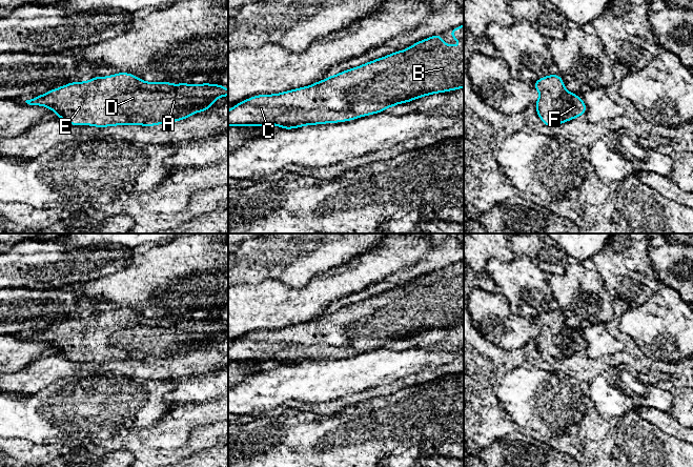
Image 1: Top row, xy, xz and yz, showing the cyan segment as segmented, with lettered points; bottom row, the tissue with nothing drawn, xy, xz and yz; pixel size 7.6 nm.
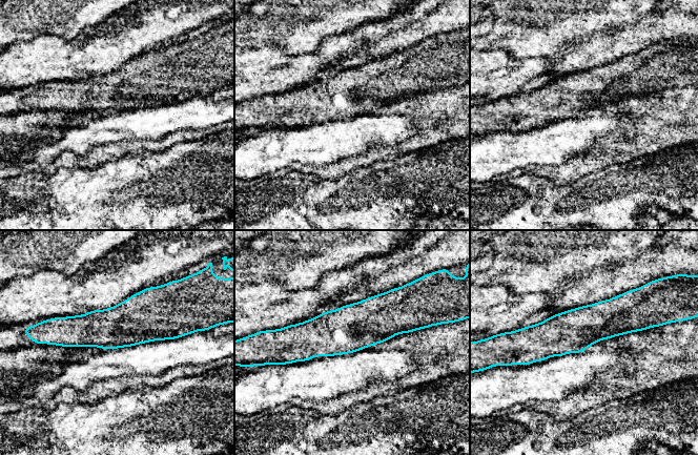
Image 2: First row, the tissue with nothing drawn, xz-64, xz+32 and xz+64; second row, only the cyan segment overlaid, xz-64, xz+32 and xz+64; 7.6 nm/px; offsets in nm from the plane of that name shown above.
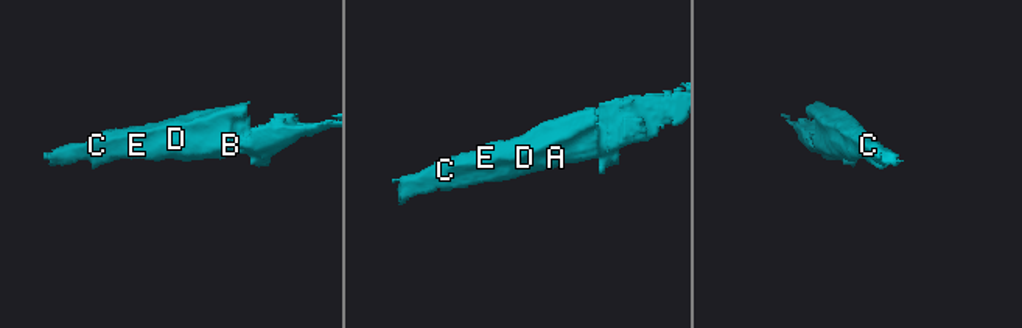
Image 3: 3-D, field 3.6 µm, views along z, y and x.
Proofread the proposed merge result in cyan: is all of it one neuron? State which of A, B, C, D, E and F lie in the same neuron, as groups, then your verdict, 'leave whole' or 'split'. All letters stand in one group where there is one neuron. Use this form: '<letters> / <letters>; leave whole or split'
A B C D E F; leave whole

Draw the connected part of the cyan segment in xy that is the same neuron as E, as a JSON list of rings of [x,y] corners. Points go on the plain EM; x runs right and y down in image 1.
[[[129,308],[72,318],[25,338],[46,342],[70,361],[147,363],[209,345],[228,325],[218,320],[145,318]]]

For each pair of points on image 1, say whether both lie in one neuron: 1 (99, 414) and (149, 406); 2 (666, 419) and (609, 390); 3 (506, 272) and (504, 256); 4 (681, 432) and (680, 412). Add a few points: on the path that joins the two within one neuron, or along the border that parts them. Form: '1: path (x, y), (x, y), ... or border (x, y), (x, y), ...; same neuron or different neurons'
1: path (111, 402), (114, 400), (137, 400); same neuron
2: border (636, 408), (650, 406), (666, 412); different neurons
3: border (514, 257), (509, 262), (491, 258), (484, 269); different neurons
4: border (670, 412), (681, 425); different neurons

